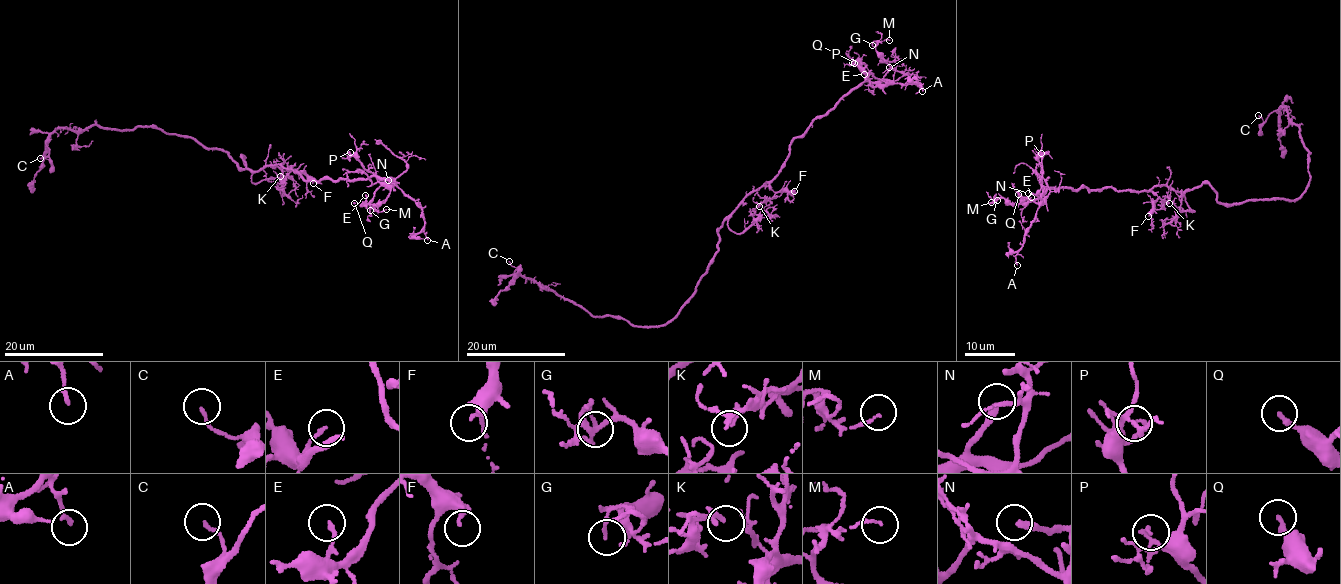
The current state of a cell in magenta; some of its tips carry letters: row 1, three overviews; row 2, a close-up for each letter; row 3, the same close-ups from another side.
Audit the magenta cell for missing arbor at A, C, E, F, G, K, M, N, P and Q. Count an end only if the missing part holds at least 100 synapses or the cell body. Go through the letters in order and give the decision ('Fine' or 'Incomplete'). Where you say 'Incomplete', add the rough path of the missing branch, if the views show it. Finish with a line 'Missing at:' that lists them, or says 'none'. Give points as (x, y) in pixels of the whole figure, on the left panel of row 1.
A: Fine
C: Fine
E: Fine
F: Fine
G: Fine
K: Fine
M: Fine
N: Incomplete. Course of what is missing: (388, 180), (380, 164), (383, 173), (373, 185), (316, 193), (272, 150), (251, 95)
P: Fine
Q: Fine
Missing at: N

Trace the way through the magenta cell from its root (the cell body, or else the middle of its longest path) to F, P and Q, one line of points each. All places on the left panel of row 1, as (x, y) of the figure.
F: (244, 160), (246, 167), (254, 172), (278, 164), (302, 171), (313, 183)
P: (244, 160), (246, 167), (254, 172), (278, 164), (314, 182), (369, 177), (362, 163), (350, 152)
Q: (244, 160), (254, 172), (278, 164), (309, 181), (369, 178), (387, 186), (368, 203), (354, 203)

